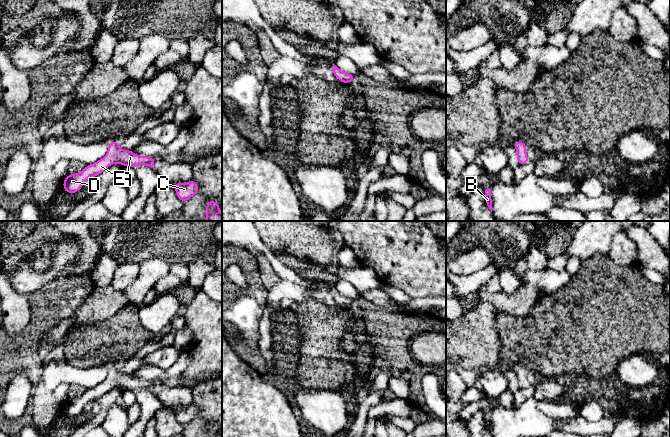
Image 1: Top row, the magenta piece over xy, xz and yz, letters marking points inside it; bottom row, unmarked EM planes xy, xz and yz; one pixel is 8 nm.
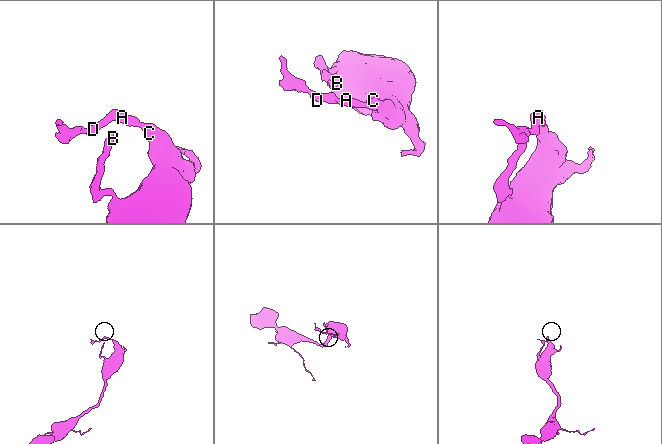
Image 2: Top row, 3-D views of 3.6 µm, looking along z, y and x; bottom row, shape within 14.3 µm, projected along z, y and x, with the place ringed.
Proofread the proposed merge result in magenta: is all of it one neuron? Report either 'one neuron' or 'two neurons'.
one neuron

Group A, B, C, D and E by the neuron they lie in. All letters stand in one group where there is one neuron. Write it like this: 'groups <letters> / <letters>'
groups A B C D E

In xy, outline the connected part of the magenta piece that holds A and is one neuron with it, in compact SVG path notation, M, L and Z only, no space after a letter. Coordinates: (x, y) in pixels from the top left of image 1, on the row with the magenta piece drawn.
M118 141L110 142L105 157L86 166L80 173L67 175L63 182L64 191L72 194L80 191L87 179L99 176L114 163L121 164L122 166L130 166L132 168L146 165L154 169L153 157L140 156L134 154L132 150L122 150L119 144L120 142Z

